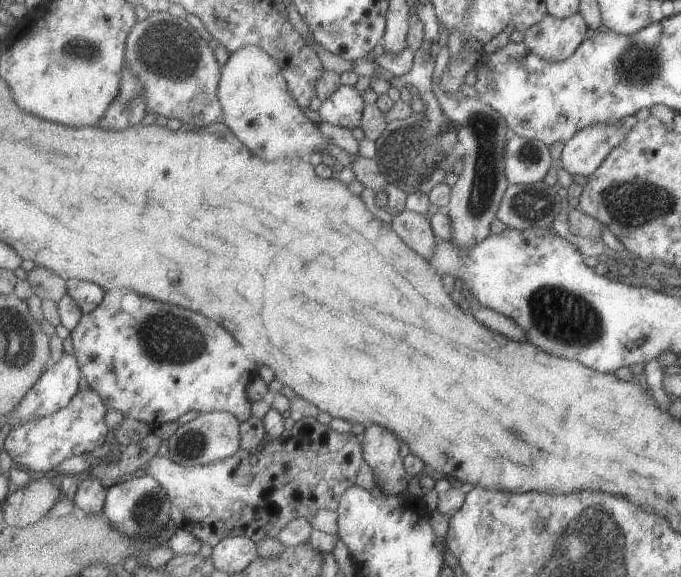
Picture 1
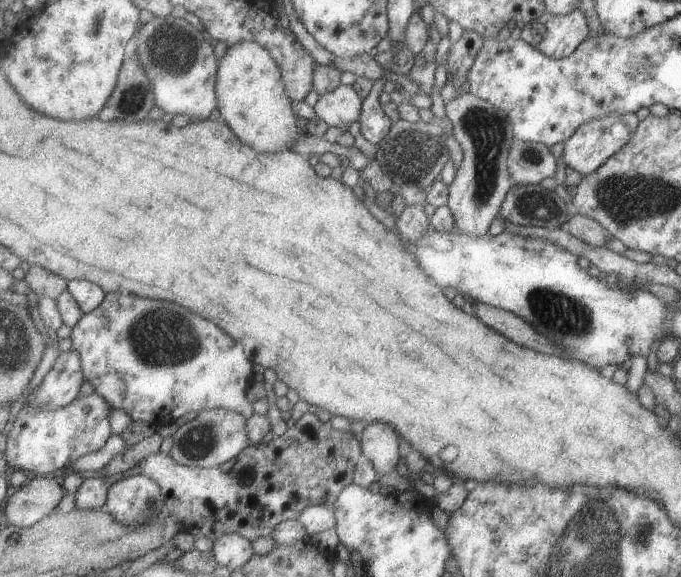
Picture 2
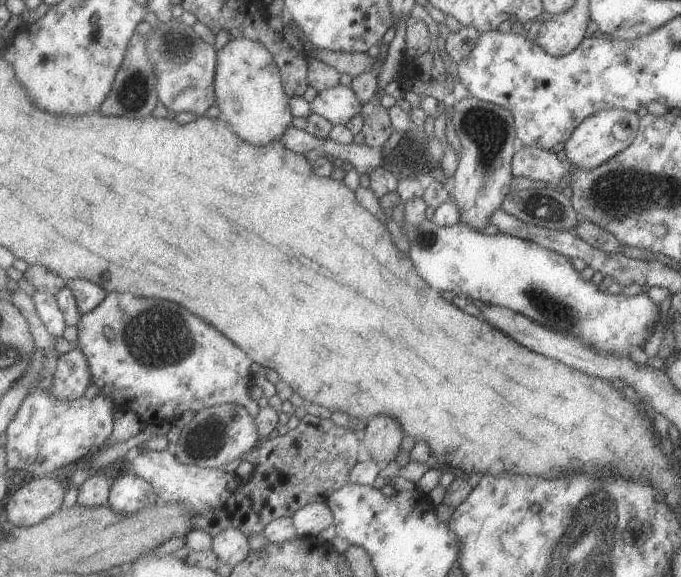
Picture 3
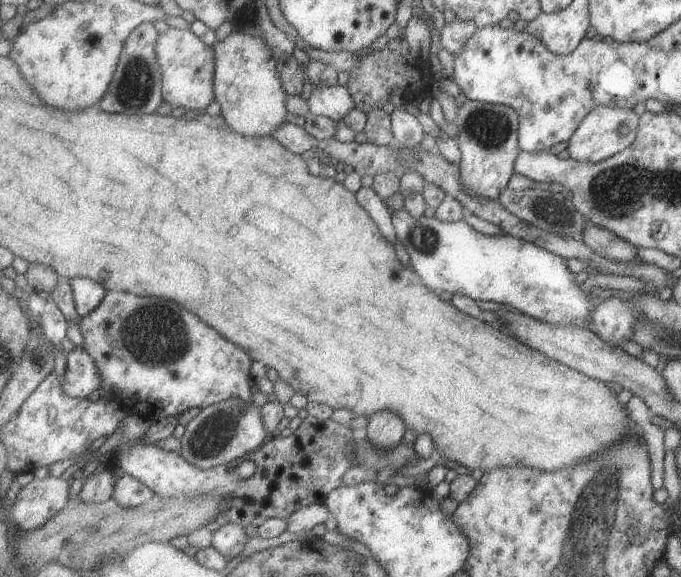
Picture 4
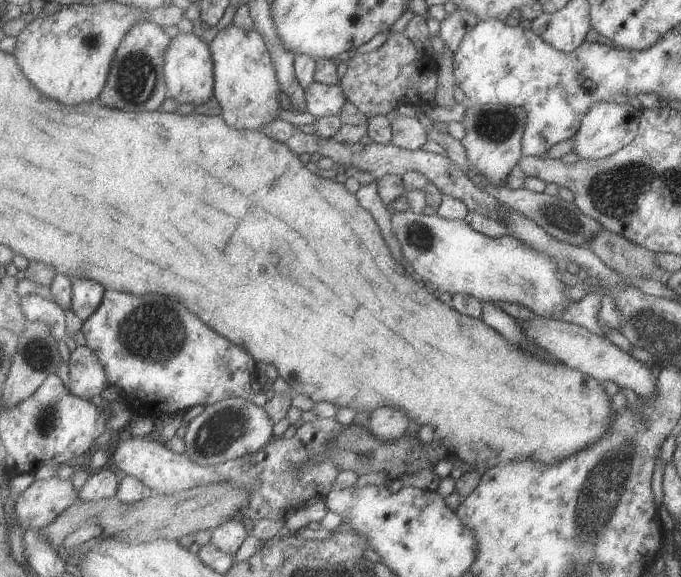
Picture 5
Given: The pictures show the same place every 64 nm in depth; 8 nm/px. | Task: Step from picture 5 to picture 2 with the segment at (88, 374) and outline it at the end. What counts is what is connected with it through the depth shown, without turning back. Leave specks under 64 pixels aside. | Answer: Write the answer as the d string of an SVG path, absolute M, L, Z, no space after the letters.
M62 351L40 385L26 398L25 405L58 409L67 406L81 394L86 376L80 354Z

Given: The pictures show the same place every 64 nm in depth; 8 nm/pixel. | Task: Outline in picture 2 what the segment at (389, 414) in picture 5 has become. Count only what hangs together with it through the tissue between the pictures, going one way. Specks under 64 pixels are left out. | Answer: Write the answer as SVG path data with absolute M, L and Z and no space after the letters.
M375 421L369 423L360 435L362 441L362 451L364 452L364 458L369 459L374 462L377 472L382 476L383 474L389 474L389 472L397 472L399 476L401 474L398 472L400 462L403 460L401 454L399 454L399 444L401 444L401 436L390 424Z

